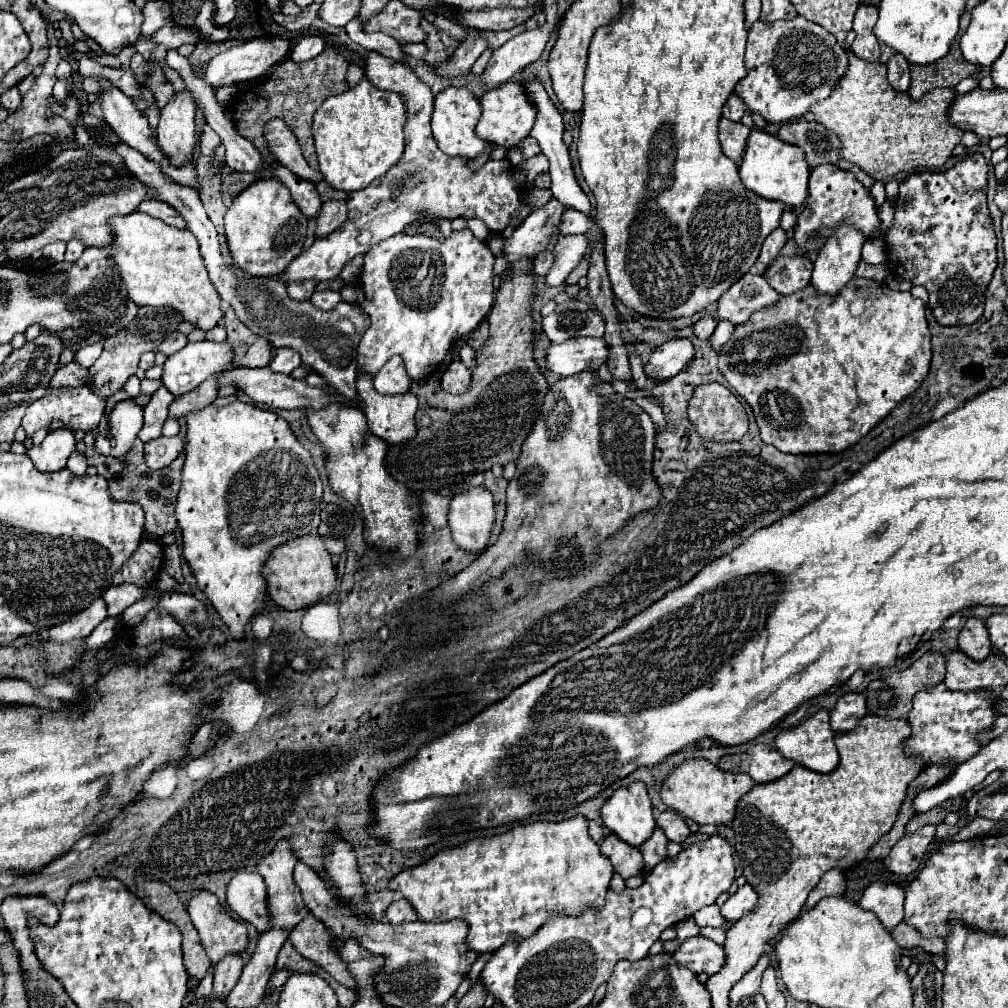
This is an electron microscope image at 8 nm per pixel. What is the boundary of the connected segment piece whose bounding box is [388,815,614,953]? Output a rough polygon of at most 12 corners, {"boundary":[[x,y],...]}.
{"boundary":[[582,815],[516,825],[390,881],[494,953],[604,905]]}

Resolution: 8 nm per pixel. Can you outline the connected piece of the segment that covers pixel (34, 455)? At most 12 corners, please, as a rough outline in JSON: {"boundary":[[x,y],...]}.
{"boundary":[[70,429],[50,431],[28,457],[42,473],[66,467],[76,447]]}

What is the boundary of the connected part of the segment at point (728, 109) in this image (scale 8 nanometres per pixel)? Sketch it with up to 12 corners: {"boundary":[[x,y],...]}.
{"boundary":[[732,95],[724,105],[724,117],[740,121],[746,113],[740,97]]}

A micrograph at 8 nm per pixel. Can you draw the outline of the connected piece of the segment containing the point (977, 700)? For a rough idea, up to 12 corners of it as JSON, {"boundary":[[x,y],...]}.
{"boundary":[[988,693],[914,697],[908,755],[964,763],[994,725]]}

